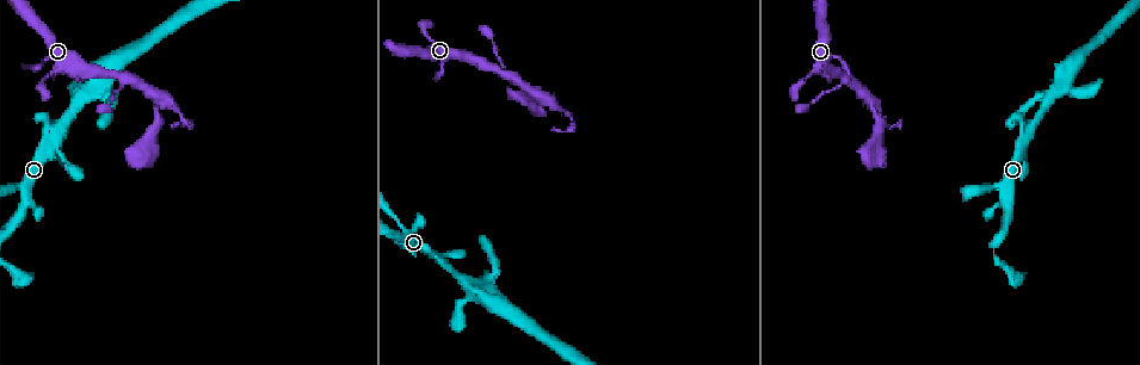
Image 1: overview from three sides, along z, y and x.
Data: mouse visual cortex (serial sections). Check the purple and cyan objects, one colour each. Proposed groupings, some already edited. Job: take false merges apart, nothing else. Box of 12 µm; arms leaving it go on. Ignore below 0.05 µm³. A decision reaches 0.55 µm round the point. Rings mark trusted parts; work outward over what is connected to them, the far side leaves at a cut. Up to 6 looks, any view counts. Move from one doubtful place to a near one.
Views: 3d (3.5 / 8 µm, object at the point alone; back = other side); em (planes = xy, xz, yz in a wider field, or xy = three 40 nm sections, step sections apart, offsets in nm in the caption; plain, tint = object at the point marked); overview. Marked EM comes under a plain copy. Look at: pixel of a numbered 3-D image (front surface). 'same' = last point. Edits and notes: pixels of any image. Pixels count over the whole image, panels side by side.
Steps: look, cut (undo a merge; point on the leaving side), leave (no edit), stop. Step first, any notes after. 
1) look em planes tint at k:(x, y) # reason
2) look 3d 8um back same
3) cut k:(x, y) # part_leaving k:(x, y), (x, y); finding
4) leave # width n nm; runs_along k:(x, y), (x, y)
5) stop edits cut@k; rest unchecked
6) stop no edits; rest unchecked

look 3d 3.5um at 1:(842, 79) # a fork

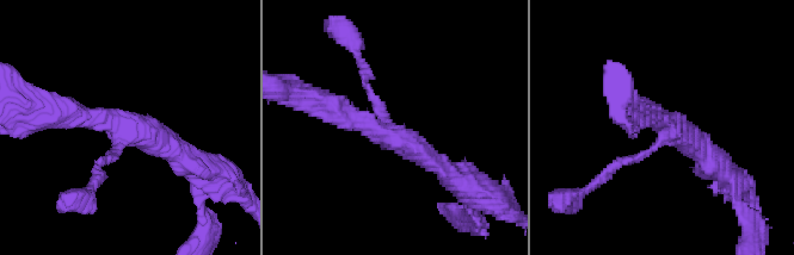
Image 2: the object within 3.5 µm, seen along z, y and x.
look em xy step 2 tint at 2:(671, 127) # shape alone is not enough

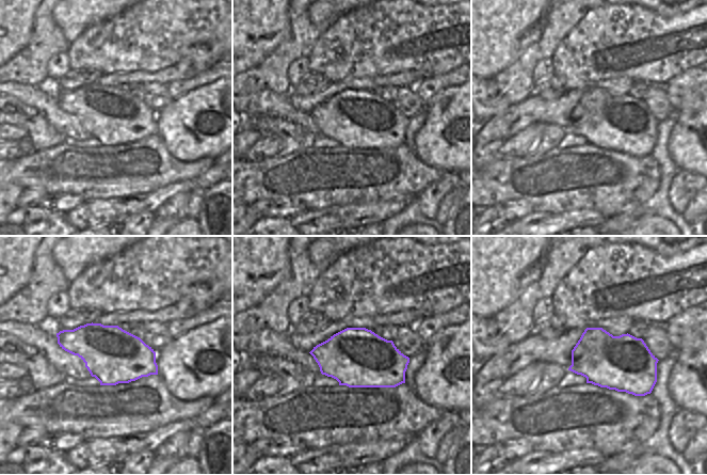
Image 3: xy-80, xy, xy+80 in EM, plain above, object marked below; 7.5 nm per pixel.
leave # width 440 nm; runs_along 2:(320, 100), (405, 140), (453, 176); one cell here

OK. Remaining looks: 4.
look 3d 3.5um at 1:(869, 153)

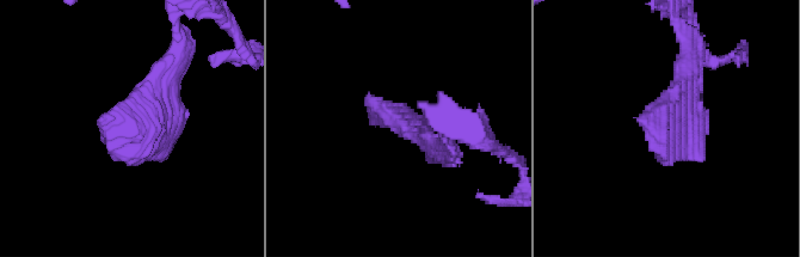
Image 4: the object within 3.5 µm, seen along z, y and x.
look em planes tint at 4:(145, 122) # shape alone is not enough

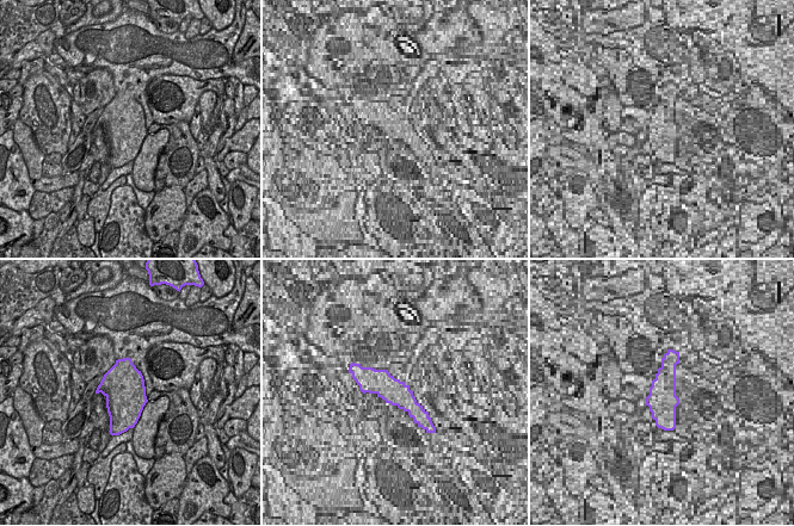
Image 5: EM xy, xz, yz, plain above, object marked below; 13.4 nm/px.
leave # runs_along 4:(174, 57), (148, 120), (100, 134); all the same cell

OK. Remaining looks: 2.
look 3d 3.5um at 1:(431, 255) # two arms in line, one across

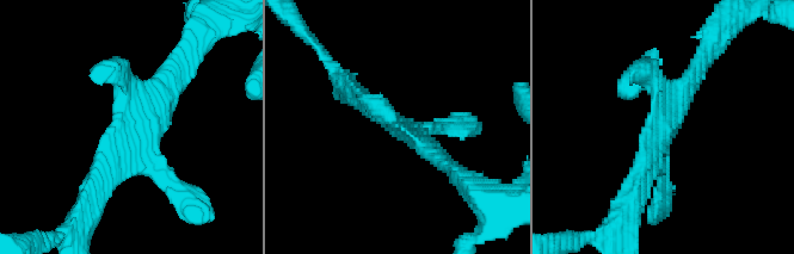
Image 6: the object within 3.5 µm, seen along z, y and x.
look em xy step 2 tint at 6:(664, 137) # shape alone is not enough

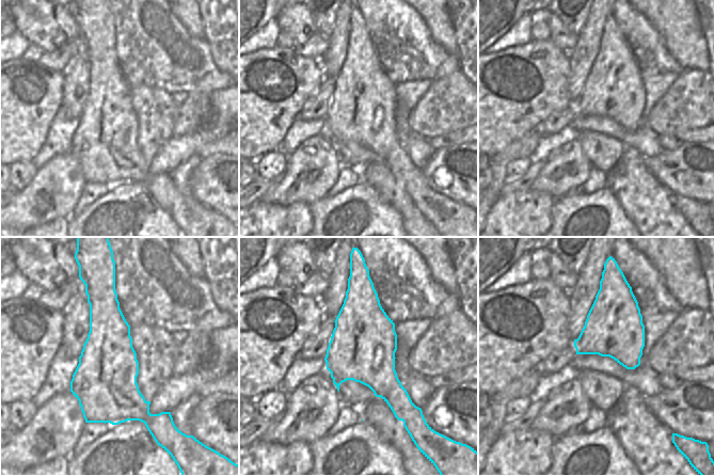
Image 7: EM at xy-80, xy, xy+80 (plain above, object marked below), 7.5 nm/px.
leave # runs_along 6:(92, 197), (106, 156), (173, 73); one cell here

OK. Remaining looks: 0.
stop no edits; rest unchecked

